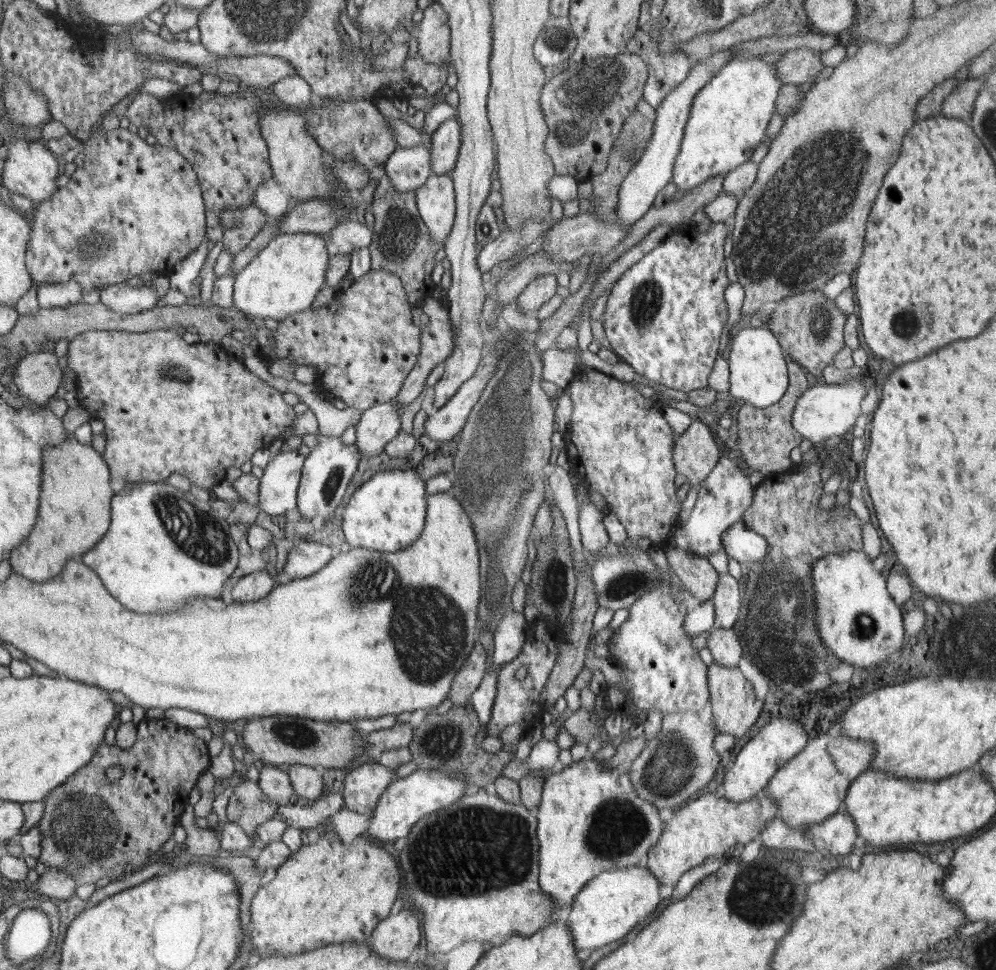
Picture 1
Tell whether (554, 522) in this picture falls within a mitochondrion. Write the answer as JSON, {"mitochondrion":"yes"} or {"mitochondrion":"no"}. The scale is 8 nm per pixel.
{"mitochondrion":"no"}

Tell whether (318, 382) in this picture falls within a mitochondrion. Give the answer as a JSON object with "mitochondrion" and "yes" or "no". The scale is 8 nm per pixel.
{"mitochondrion":"no"}

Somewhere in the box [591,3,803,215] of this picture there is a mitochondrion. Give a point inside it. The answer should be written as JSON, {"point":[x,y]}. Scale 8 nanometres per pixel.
{"point":[630,146]}

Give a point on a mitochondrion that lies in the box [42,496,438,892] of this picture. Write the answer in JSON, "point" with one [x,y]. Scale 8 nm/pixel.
{"point":[77,842]}

